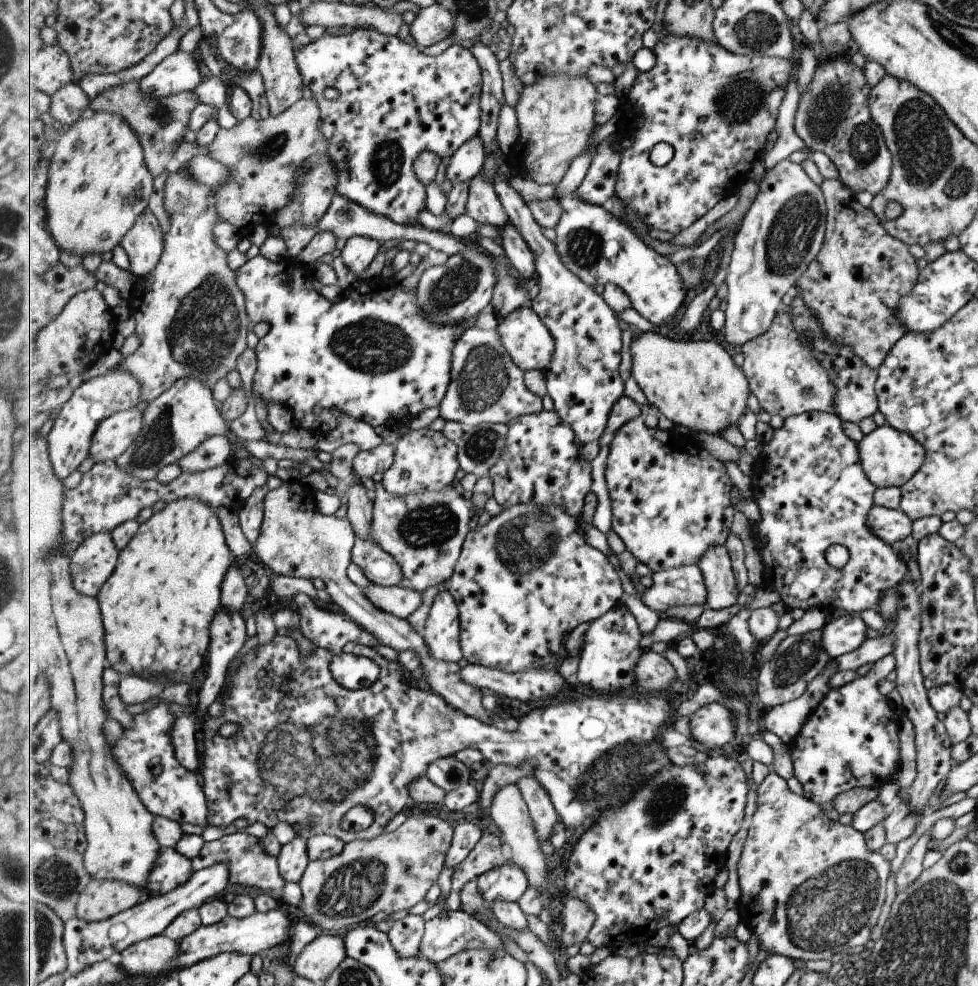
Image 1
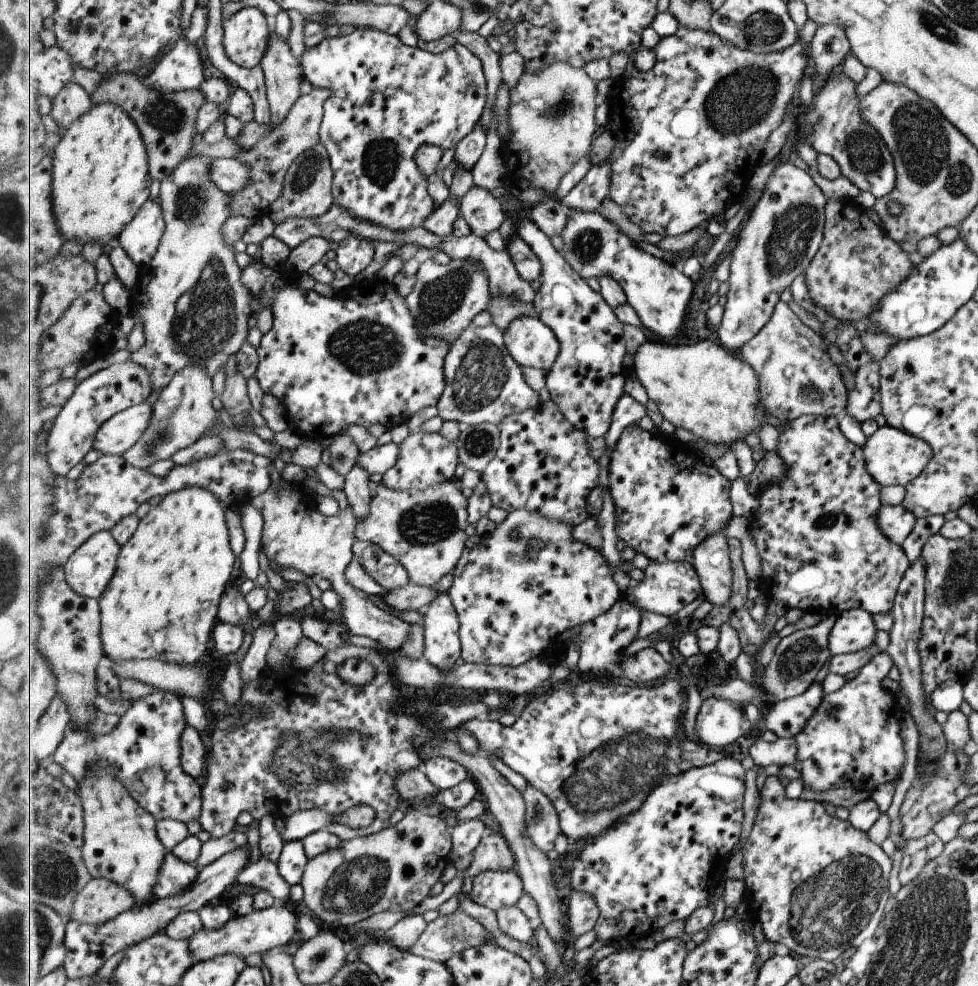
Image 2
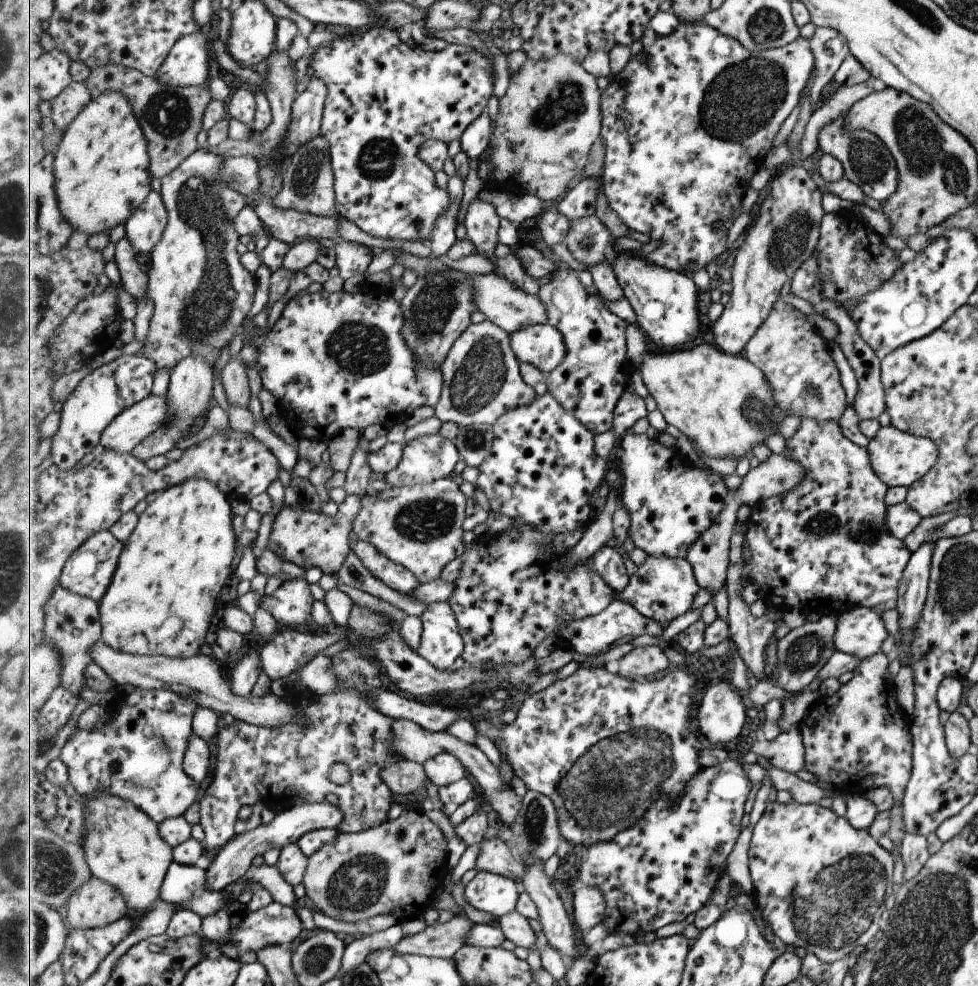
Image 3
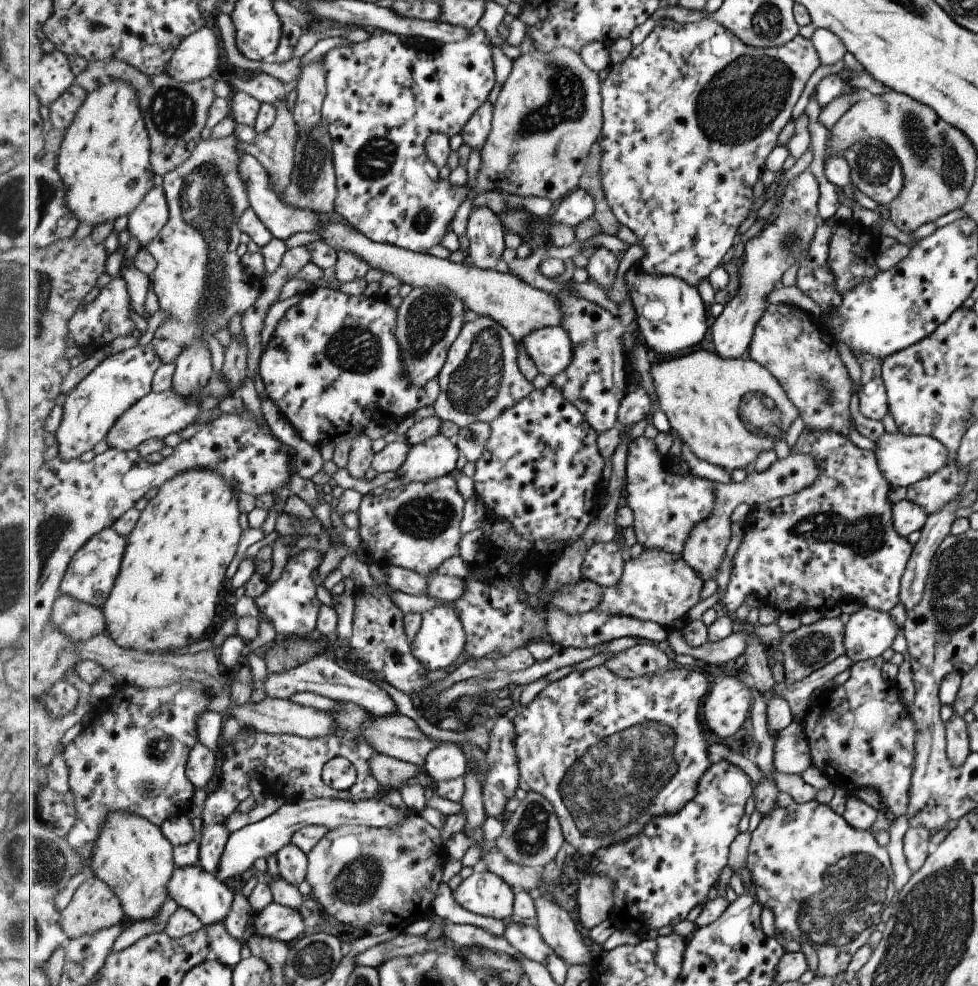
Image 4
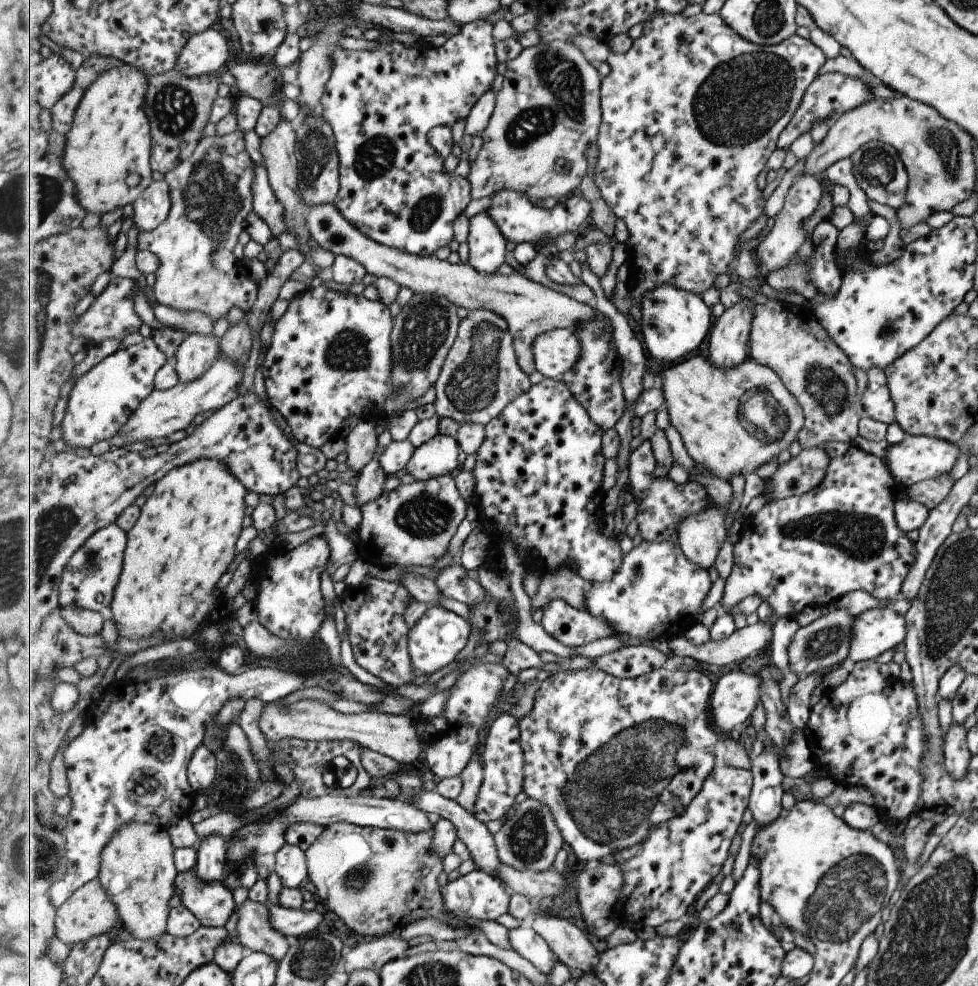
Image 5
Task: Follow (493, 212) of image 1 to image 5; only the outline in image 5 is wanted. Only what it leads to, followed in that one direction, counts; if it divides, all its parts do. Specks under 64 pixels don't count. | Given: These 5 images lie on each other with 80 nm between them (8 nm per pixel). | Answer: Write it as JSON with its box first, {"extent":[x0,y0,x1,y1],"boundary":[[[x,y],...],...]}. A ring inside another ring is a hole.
{"extent":[470,211,508,274],"boundary":[[[487,211],[470,219],[470,266],[481,274],[497,274],[505,263],[508,240]]]}

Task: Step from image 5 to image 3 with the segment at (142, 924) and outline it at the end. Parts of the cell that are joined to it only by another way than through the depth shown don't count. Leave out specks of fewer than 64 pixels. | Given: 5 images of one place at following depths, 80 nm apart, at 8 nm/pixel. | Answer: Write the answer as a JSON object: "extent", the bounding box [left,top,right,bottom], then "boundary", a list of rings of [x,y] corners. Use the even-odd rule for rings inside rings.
{"extent":[81,791,174,916],"boundary":[[[103,791],[98,797],[93,797],[84,807],[84,811],[86,837],[81,843],[91,876],[118,887],[133,914],[137,916],[146,914],[154,908],[157,900],[161,900],[162,884],[174,861],[174,848],[160,834],[159,823],[134,802],[116,797],[109,791]]]}

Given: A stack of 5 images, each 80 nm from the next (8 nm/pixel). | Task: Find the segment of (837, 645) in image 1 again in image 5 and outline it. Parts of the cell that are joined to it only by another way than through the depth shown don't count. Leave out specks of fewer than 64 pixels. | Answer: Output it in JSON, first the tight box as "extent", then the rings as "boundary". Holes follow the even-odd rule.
{"extent":[851,606,907,662],"boundary":[[[891,606],[861,612],[851,620],[851,662],[867,661],[904,642],[907,624]]]}

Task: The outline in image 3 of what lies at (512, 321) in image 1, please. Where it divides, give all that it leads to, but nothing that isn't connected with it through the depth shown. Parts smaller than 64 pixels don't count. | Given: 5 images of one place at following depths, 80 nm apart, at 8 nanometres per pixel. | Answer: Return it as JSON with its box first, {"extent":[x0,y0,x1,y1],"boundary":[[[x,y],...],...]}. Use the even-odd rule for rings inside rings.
{"extent":[510,323,569,376],"boundary":[[[551,323],[527,325],[510,335],[521,364],[536,366],[546,376],[565,361],[569,352],[564,334]]]}

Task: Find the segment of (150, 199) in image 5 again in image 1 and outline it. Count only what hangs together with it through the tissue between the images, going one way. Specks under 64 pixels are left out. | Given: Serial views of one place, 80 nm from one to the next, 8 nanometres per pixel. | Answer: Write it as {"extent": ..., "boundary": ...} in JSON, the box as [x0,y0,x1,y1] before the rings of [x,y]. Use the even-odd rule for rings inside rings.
{"extent":[121,210,165,276],"boundary":[[[148,210],[143,213],[126,234],[121,245],[130,256],[130,269],[136,276],[150,275],[156,269],[165,250],[165,236],[157,216]]]}

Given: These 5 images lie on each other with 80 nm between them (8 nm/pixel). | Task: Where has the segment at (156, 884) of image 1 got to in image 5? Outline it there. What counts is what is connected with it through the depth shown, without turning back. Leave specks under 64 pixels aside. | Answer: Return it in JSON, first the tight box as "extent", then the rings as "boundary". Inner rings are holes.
{"extent":[175,869,238,927],"boundary":[[[195,869],[179,873],[175,885],[176,896],[199,918],[202,927],[224,927],[238,908],[229,888],[221,881],[204,882]]]}

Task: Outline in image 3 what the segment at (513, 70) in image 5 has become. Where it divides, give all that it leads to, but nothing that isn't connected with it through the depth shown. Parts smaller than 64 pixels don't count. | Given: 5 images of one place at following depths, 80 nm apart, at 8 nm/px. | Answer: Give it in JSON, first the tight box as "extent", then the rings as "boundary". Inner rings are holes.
{"extent":[489,54,602,203],"boundary":[[[558,54],[552,59],[543,59],[540,61],[535,61],[533,59],[527,59],[527,62],[522,66],[522,69],[515,73],[511,77],[510,87],[507,94],[499,102],[499,112],[497,114],[496,129],[492,133],[491,148],[489,160],[494,164],[494,173],[492,174],[491,181],[495,182],[505,182],[511,178],[509,174],[509,168],[513,172],[513,180],[521,186],[521,192],[525,192],[525,195],[533,195],[539,197],[542,201],[549,203],[558,203],[567,192],[567,186],[569,182],[573,180],[573,176],[577,172],[581,172],[587,162],[589,162],[589,152],[594,148],[595,141],[602,134],[602,91],[597,84],[597,77],[592,75],[573,55],[568,54]]]}

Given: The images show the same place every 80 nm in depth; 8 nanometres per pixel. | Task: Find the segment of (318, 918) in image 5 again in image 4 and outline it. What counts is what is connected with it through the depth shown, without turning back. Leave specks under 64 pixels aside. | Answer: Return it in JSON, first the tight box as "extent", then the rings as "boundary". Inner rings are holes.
{"extent":[253,901,310,942],"boundary":[[[273,901],[261,913],[255,915],[253,930],[273,940],[291,942],[301,937],[305,932],[305,926],[310,924],[304,914],[298,909]]]}

